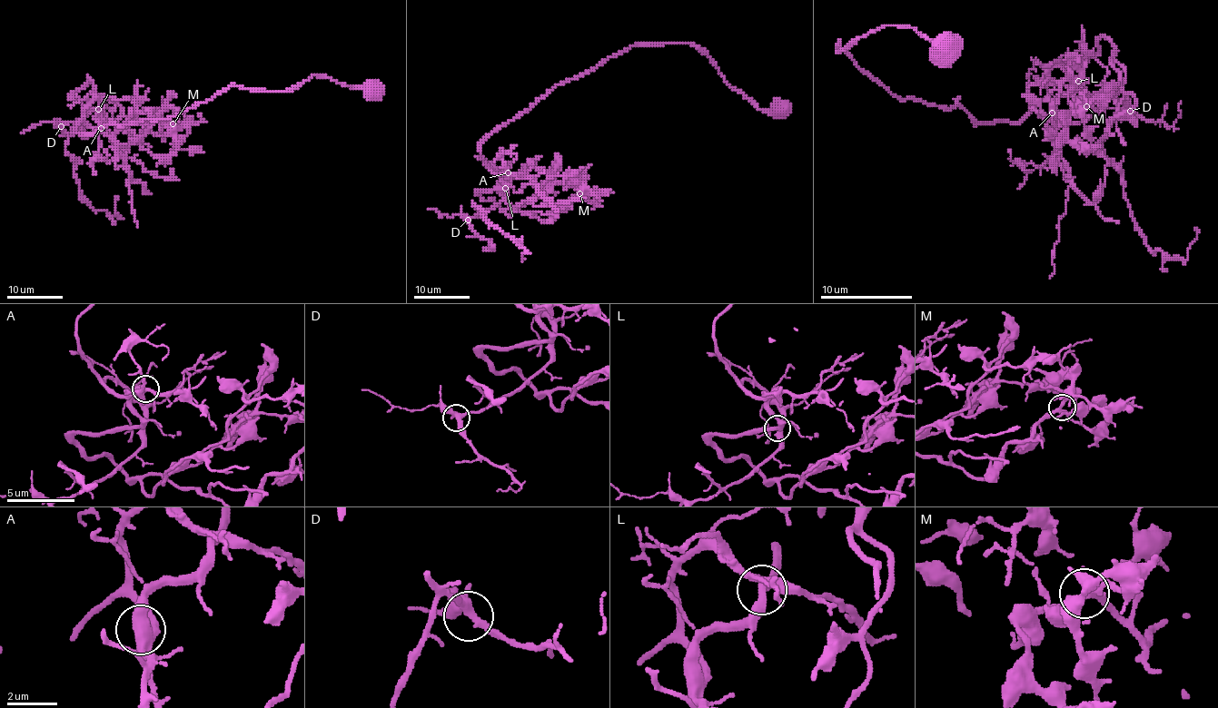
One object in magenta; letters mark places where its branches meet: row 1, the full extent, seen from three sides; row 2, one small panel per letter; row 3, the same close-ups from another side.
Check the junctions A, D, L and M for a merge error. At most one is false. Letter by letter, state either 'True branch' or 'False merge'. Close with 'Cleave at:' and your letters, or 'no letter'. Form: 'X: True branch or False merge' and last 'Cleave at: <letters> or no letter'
A: True branch
D: True branch
L: True branch
M: True branch
Cleave at: no letter

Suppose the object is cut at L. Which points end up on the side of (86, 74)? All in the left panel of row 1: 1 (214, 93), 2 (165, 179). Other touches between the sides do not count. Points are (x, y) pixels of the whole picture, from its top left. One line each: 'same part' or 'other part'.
1: same part
2: other part

